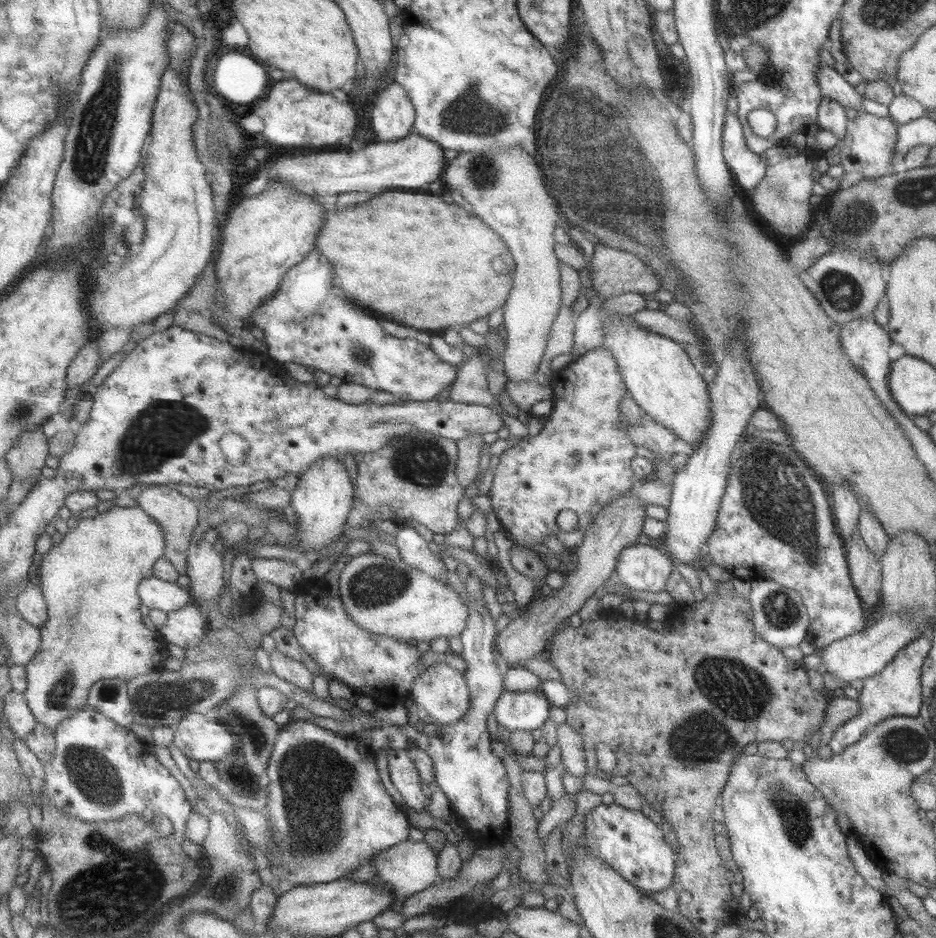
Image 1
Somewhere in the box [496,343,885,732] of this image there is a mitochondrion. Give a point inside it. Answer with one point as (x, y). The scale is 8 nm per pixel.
(777, 499)

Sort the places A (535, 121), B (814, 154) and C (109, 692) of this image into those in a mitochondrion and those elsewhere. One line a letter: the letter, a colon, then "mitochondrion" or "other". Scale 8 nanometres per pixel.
A: mitochondrion
B: other
C: mitochondrion

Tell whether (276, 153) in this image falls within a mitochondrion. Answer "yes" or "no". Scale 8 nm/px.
no

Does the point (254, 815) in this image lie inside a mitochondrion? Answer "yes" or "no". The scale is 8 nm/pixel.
no

